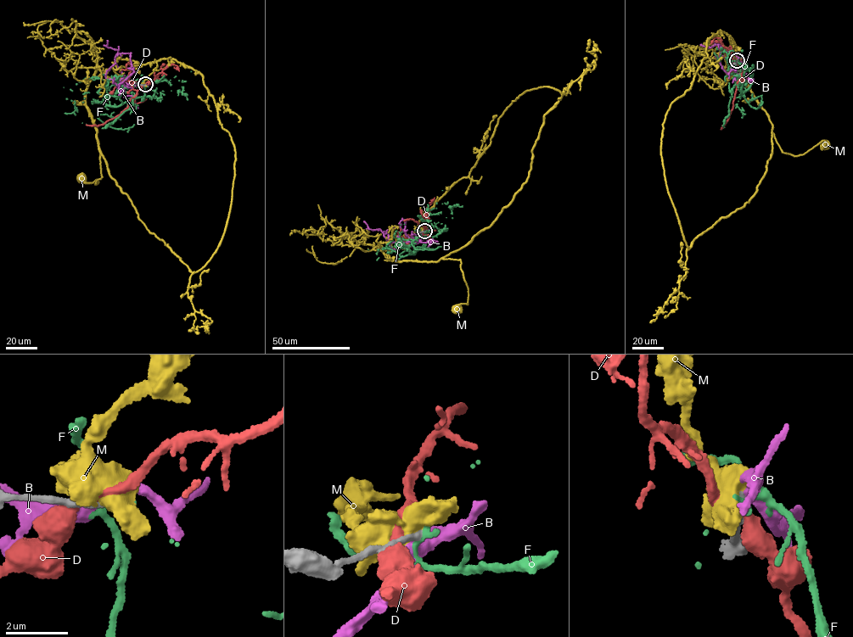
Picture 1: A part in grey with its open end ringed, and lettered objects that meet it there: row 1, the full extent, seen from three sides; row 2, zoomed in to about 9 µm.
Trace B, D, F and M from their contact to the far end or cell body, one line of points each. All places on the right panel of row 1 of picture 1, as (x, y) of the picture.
B: (737, 61), (743, 63), (739, 69), (734, 68), (727, 73), (723, 69), (716, 58), (721, 51), (718, 41)
D: (736, 61), (742, 75), (737, 84), (732, 108), (721, 129)
F: (737, 60), (745, 70), (742, 93), (745, 86), (735, 67), (742, 81)
M: (736, 60), (729, 36), (714, 34), (663, 124), (688, 248), (756, 191), (771, 132), (794, 156), (823, 144)

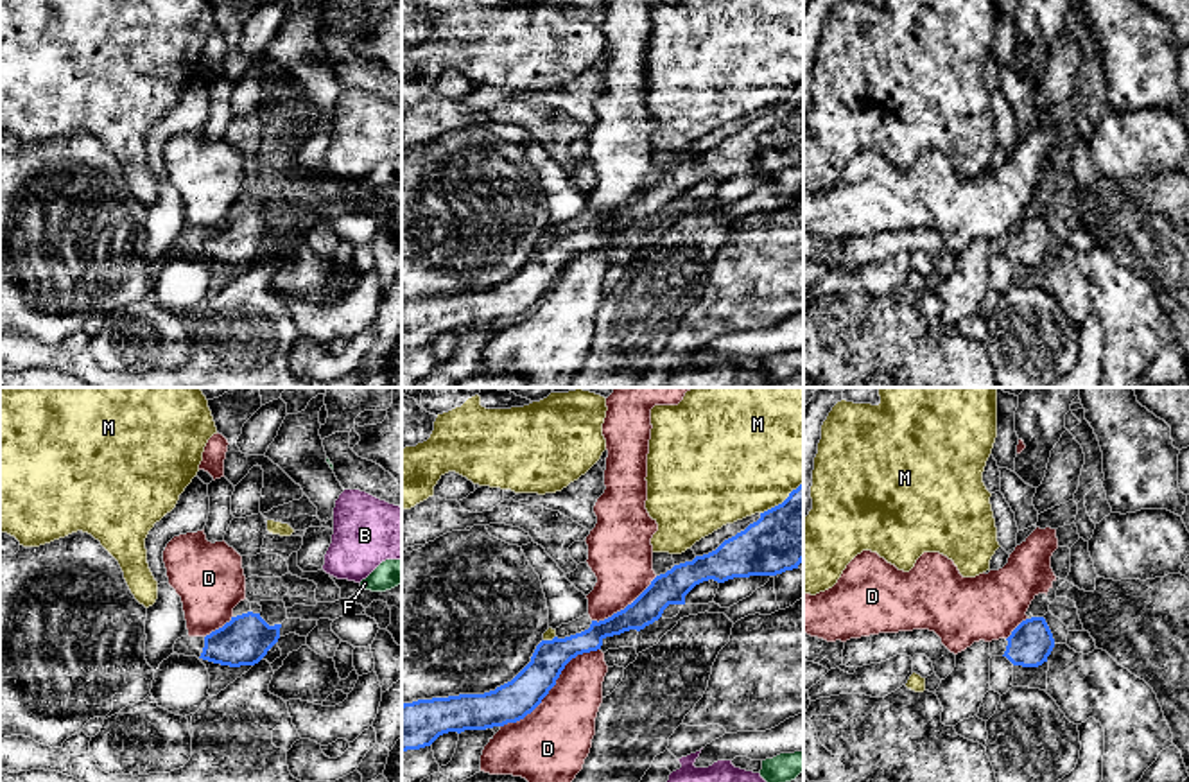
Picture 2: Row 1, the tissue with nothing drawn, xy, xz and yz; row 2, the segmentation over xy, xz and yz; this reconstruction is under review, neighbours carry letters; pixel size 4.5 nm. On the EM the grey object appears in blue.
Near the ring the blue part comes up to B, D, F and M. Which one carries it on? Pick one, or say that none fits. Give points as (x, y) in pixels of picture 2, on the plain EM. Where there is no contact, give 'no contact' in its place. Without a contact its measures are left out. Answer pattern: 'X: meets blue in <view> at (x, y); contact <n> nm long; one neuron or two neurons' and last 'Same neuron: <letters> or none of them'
B: no contact; two neurons
D: meets blue in xz at (553, 284); contact 550 nm long; two neurons
F: no contact; two neurons
M: meets blue in xz at (782, 101); contact 240 nm long; two neurons
Same neuron: none of them

